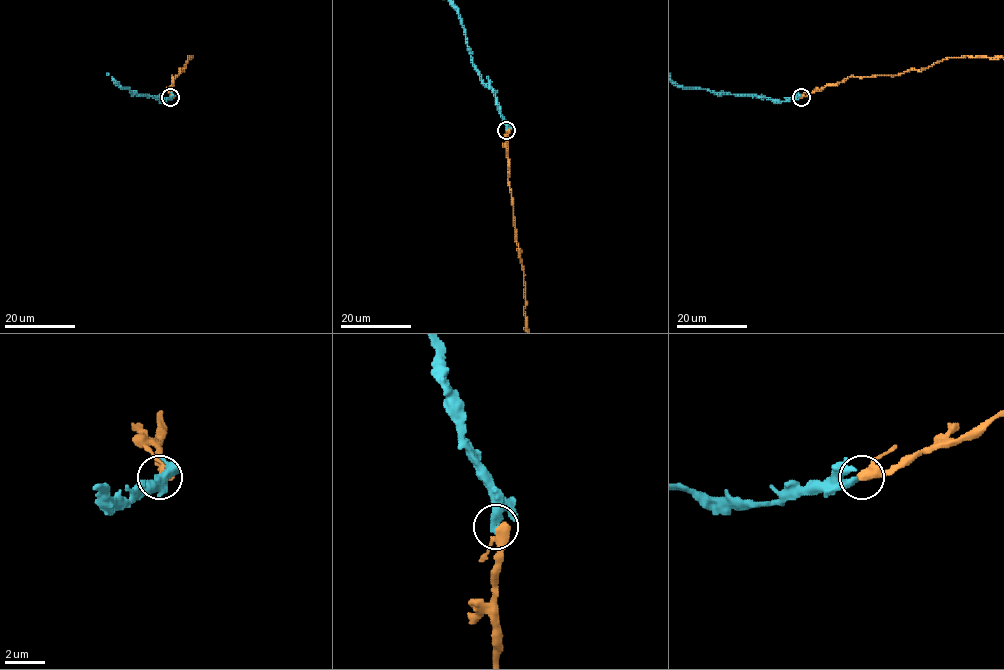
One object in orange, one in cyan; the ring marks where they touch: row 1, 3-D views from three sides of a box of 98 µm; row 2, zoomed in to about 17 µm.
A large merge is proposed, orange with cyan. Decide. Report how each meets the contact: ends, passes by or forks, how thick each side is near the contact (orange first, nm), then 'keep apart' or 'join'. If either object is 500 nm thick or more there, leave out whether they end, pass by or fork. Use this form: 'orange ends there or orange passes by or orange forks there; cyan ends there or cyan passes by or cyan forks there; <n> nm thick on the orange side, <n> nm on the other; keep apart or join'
orange passes by; cyan ends there; 420 nm thick on the orange side, 400 nm on the other; keep apart

